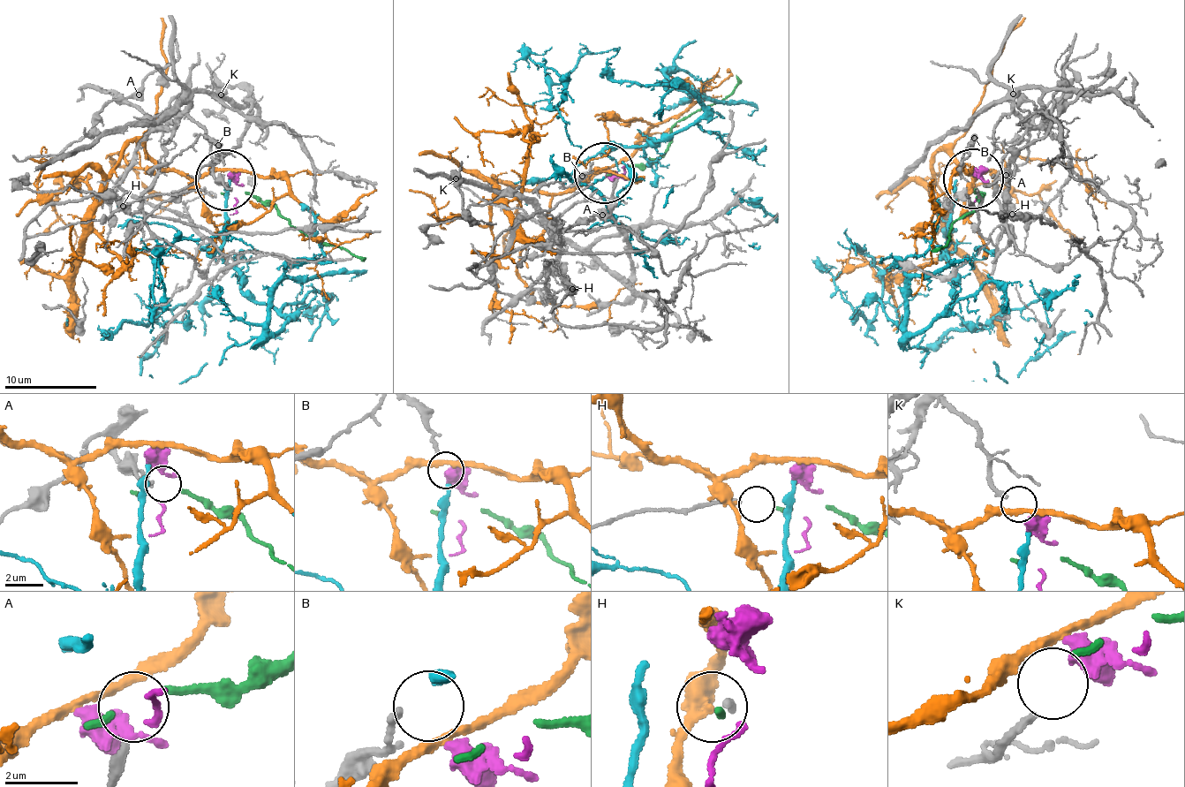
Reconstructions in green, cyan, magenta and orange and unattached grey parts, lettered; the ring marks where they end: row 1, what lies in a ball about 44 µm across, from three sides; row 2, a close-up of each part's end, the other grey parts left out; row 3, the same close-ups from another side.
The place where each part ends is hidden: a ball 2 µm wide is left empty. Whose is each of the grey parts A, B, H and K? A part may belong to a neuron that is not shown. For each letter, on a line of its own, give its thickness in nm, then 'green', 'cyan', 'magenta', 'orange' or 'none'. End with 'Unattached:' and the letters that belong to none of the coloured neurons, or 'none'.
A: calibre 240 nm; none
B: calibre 180 nm; cyan
H: calibre 190 nm; green
K: calibre 220 nm; magenta
Unattached: A

